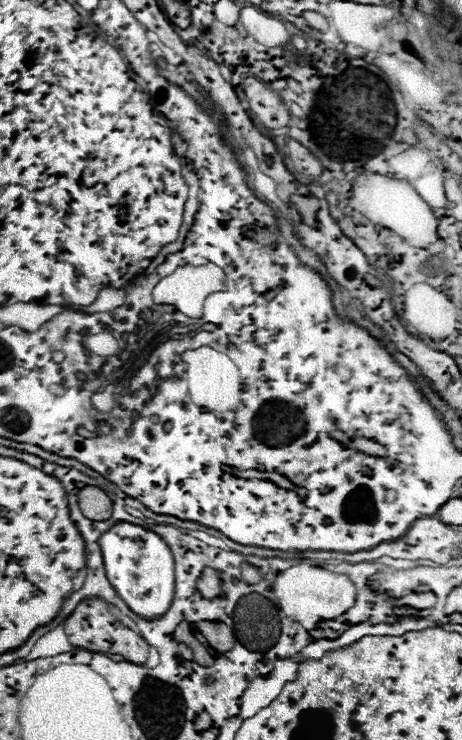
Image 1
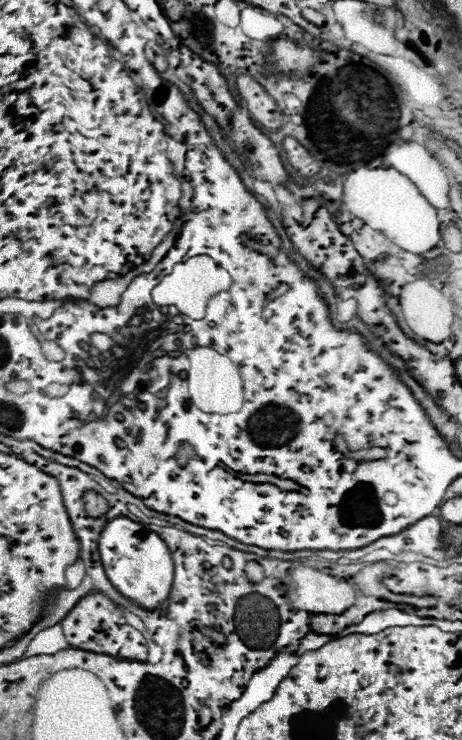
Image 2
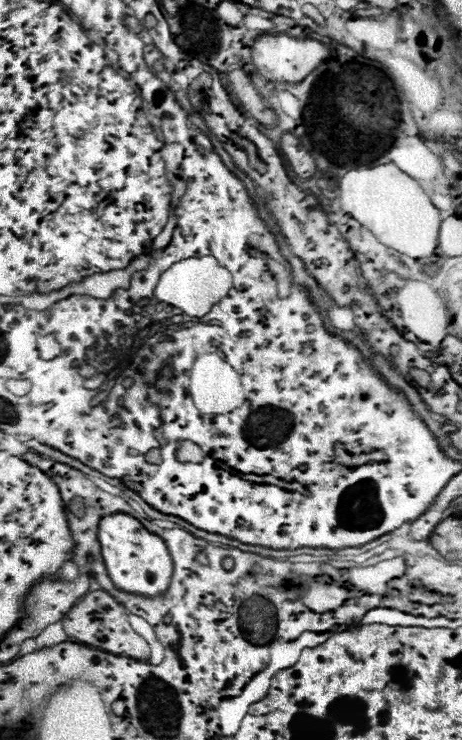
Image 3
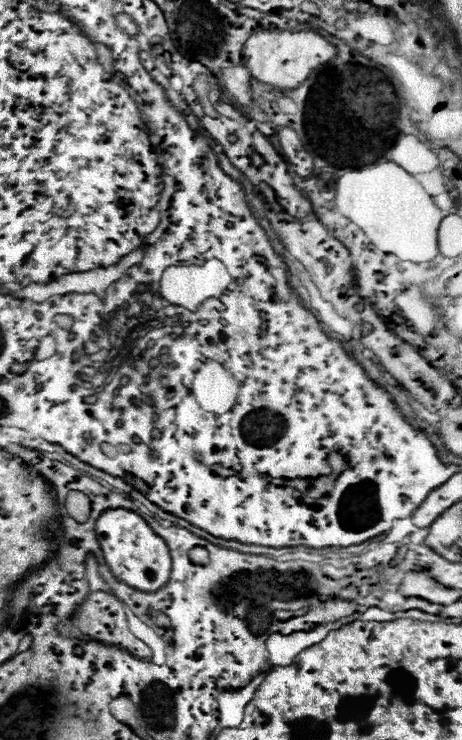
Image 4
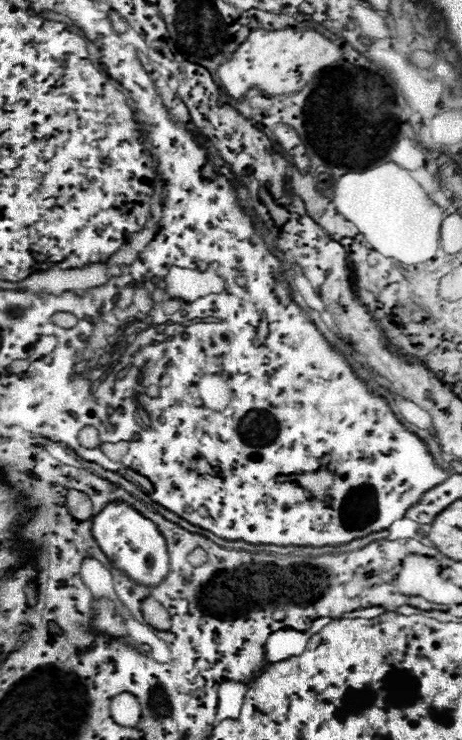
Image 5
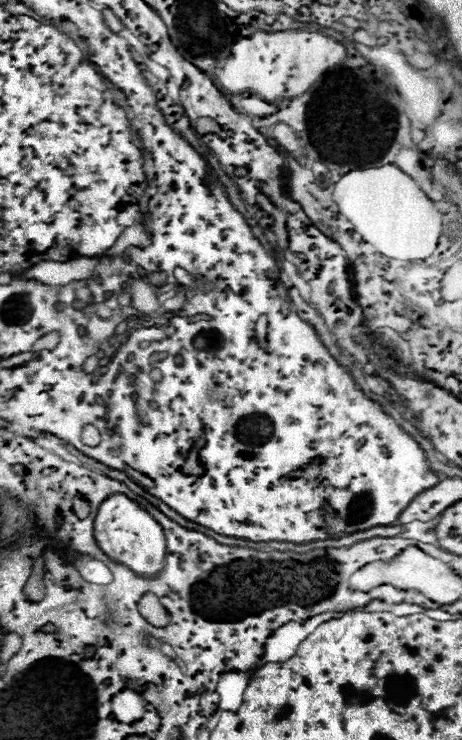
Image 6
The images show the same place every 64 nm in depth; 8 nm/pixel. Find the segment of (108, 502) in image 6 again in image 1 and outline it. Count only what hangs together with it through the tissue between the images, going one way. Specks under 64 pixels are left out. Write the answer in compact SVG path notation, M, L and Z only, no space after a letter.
M116 522L100 536L98 544L106 576L128 608L148 620L162 616L174 598L174 558L166 542L142 526Z

